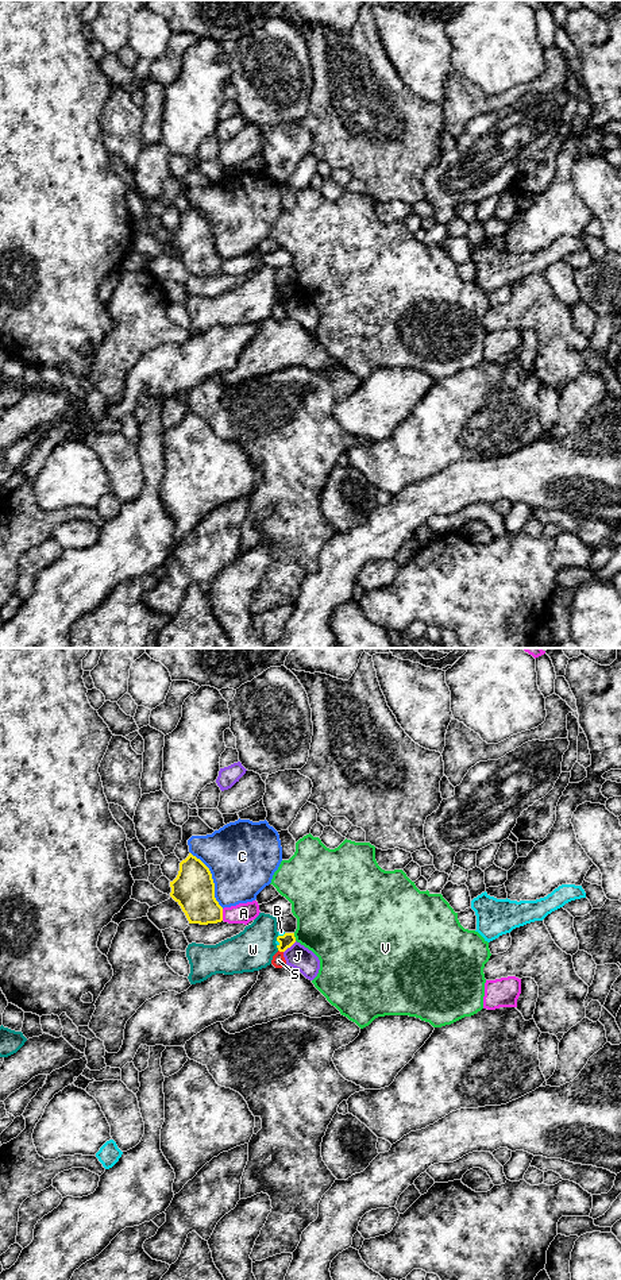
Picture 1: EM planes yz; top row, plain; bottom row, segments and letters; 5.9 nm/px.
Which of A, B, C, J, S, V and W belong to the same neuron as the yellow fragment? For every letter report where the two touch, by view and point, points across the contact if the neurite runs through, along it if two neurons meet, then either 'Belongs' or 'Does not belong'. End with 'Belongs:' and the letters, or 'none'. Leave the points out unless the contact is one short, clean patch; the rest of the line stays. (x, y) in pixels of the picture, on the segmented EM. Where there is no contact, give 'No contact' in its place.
A: Touches yellow at yz (222, 914). Does not belong
B: Touches yellow at yz (281, 936). Boundary: yz (285, 933), (278, 936). Does not belong
C: Touches yellow at yz (212, 879). Does not belong
J: Touches yellow at yz (289, 947). Does not belong
S: Touches yellow at yz (281, 951). Boundary: yz (278, 949), (282, 952). Does not belong
V: Touches yellow at yz (294, 937). Boundary: yz (293, 933), (296, 940). Does not belong
W: Touches yellow at yz (277, 939). Does not belong
Belongs: none

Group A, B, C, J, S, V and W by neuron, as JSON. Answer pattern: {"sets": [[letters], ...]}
{"sets": [["A"], ["B"], ["C"], ["J"], ["S"], ["V"], ["W"]]}

